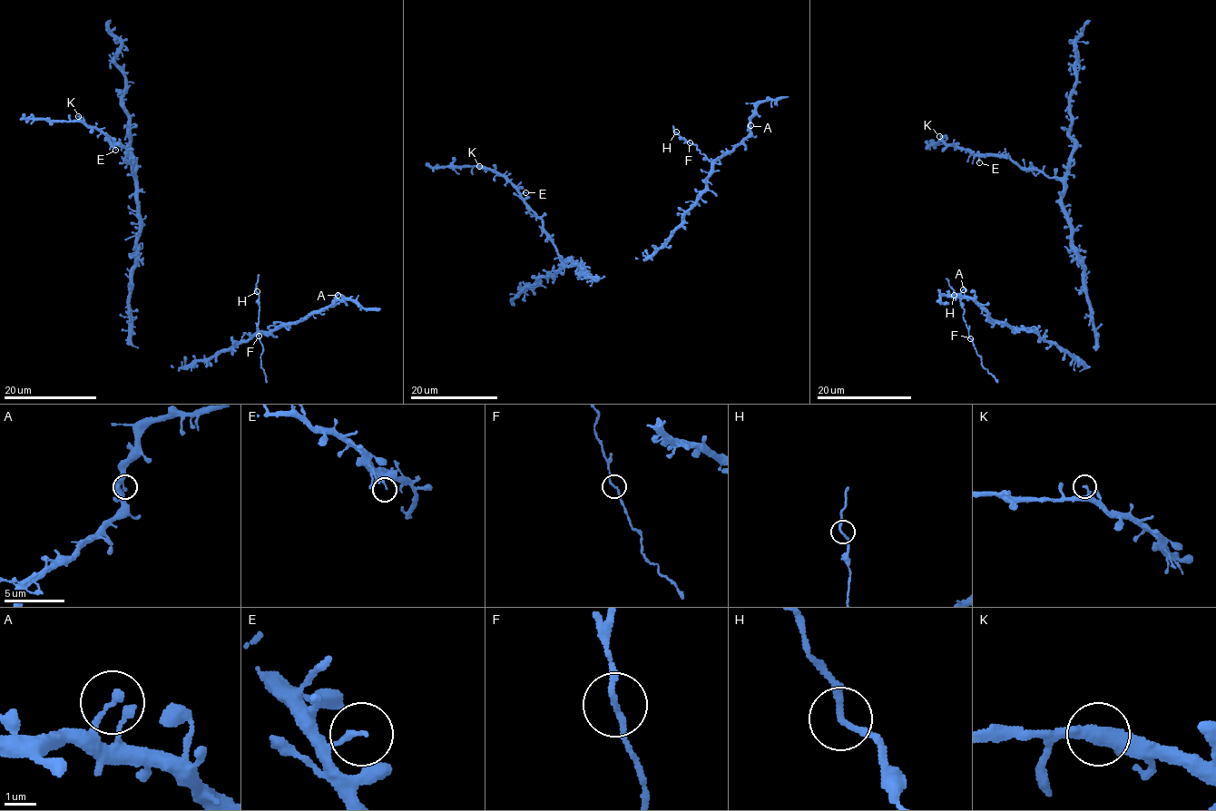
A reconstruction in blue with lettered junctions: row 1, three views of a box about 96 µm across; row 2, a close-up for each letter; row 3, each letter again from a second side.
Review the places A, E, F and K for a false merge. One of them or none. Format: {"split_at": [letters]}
{"split_at": []}

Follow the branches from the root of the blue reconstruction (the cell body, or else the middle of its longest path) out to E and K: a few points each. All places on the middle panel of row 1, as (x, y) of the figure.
E: (590, 276), (581, 275), (583, 272), (579, 265), (560, 257), (542, 220), (521, 195), (525, 192)
K: (590, 276), (581, 275), (583, 272), (579, 265), (560, 257), (542, 220), (518, 190), (503, 176), (479, 166)

